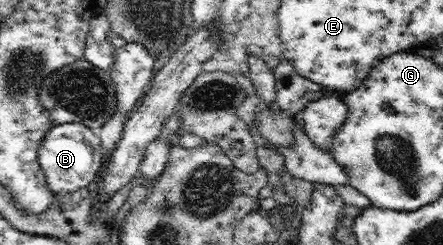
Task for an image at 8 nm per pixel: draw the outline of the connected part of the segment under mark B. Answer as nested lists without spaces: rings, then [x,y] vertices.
[[[79,122],[55,124],[42,139],[38,149],[38,160],[45,174],[47,185],[54,195],[67,195],[75,189],[93,187],[103,165],[101,140],[96,130]]]

